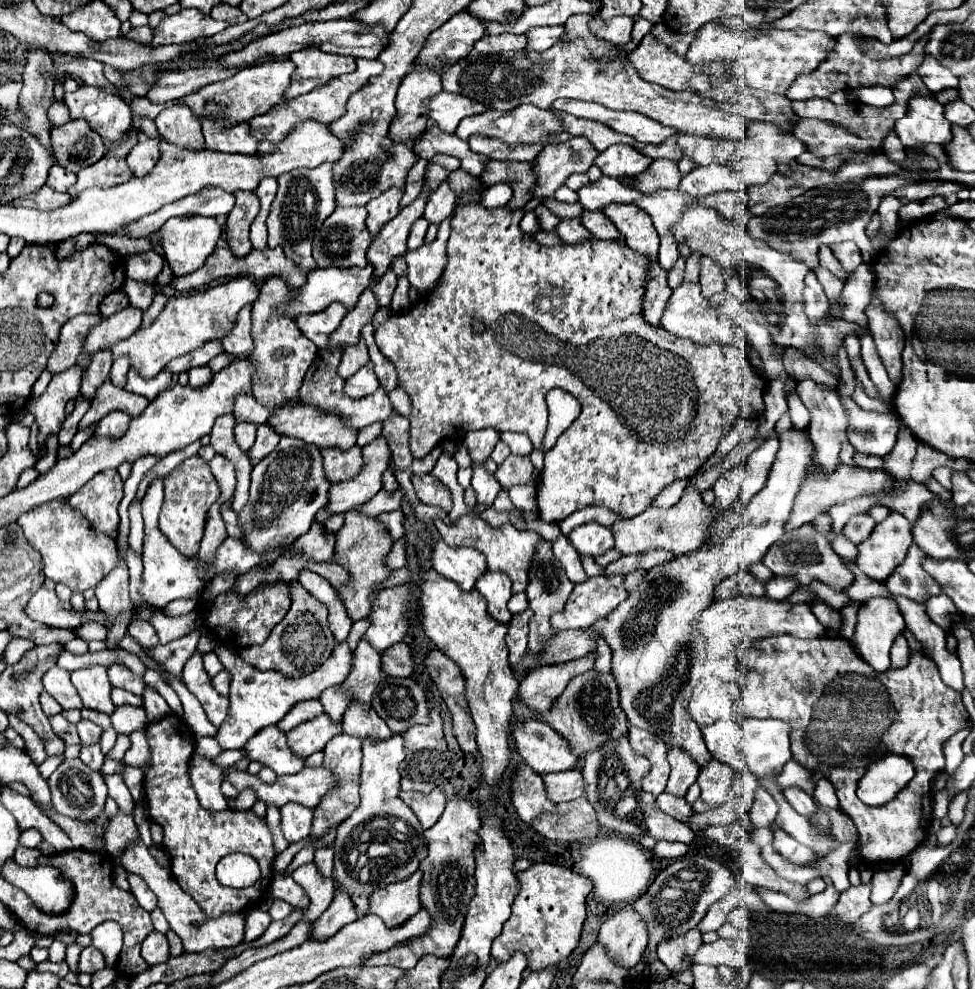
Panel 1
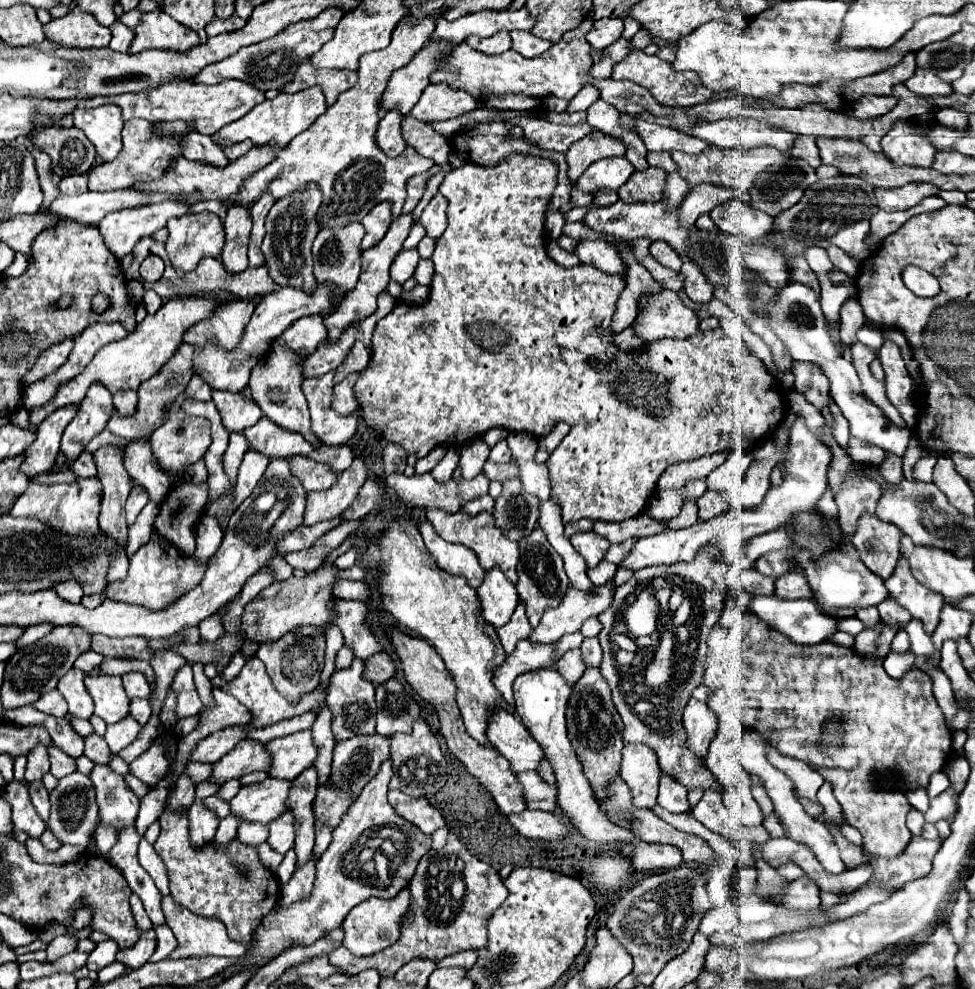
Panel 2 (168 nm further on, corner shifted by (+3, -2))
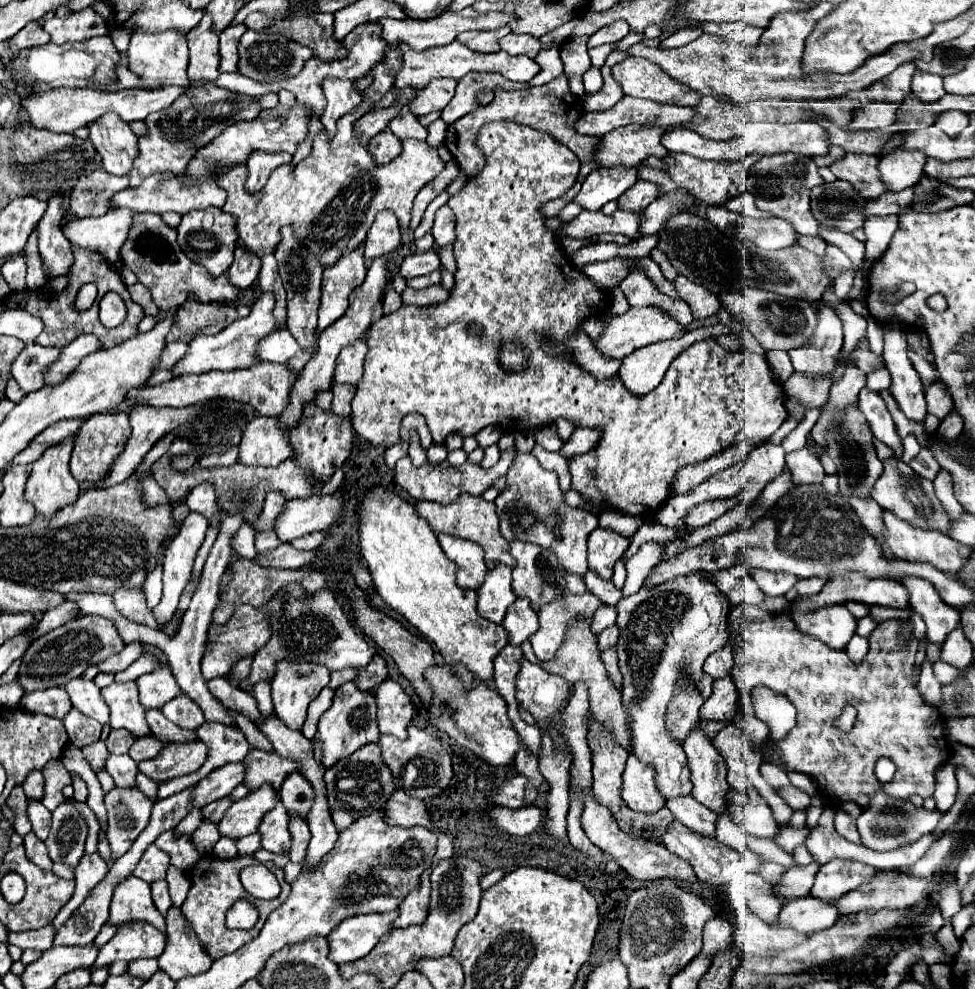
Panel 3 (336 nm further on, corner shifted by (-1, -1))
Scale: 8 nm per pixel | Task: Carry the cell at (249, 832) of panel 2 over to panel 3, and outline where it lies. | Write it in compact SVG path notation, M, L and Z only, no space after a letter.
M255 832L255 834L249 834L249 836L243 836L237 840L237 848L239 848L239 854L255 854L259 848L261 848L261 834Z

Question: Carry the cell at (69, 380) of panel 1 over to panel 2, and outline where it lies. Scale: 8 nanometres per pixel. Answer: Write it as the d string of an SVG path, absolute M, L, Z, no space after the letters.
M73 405L63 407L51 413L41 425L37 425L37 439L25 453L25 461L21 465L21 473L25 473L27 479L53 471L59 455L61 433L69 425L69 421L73 421L75 415L77 415L77 409Z

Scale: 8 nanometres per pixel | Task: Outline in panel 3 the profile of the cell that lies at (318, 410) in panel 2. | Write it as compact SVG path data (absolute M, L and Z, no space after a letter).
M329 388L329 390L319 390L317 396L315 396L317 408L321 408L323 412L331 412L331 398L333 398L331 388Z

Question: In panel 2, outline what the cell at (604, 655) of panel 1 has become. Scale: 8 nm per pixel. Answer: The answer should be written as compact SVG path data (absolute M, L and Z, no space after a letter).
M593 637L593 639L585 639L583 645L581 645L581 651L583 651L583 657L585 657L585 663L587 667L597 667L601 665L601 645L599 641Z

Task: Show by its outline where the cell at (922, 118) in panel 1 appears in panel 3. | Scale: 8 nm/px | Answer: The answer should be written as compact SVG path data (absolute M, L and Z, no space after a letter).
M895 148L881 158L879 172L889 190L901 190L917 184L917 180L923 176L925 160L927 156L919 150Z

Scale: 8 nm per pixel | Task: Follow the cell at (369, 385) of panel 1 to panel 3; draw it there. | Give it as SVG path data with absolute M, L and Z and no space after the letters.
M333 384L333 414L347 418L351 414L351 400L357 386L351 384Z

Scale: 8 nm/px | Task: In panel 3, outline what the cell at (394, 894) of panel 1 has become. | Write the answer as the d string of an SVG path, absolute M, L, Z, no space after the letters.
M391 910L383 914L357 914L343 920L327 938L331 960L343 964L367 956L381 942L381 938L393 930L393 920L397 916L399 912Z

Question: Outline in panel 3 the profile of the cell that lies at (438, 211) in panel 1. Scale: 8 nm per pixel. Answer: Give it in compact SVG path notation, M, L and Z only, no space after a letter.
M447 204L437 210L431 234L435 236L437 246L451 246L453 244L453 240L455 240L455 216Z

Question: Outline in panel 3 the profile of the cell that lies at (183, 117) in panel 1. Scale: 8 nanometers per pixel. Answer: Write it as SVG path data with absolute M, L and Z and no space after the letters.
M399 42L389 44L385 48L383 60L371 68L373 82L361 92L361 104L337 122L337 134L329 140L325 130L319 132L313 138L311 154L295 164L295 167L290 163L276 168L263 190L253 194L245 190L248 177L245 164L227 166L213 172L213 180L217 182L217 186L227 192L223 212L231 214L237 220L239 238L251 252L259 256L265 252L273 252L279 242L279 228L291 224L297 238L311 246L321 256L323 268L327 268L329 264L335 264L341 252L353 250L365 240L367 230L371 228L373 218L379 210L391 208L399 220L399 226L409 226L413 200L419 188L425 182L433 180L445 166L445 162L437 154L437 148L421 140L411 140L405 142L403 152L393 162L377 164L371 158L367 144L355 132L355 122L359 120L359 116L367 114L371 106L377 104L393 88L395 74L401 70L401 62L403 60Z

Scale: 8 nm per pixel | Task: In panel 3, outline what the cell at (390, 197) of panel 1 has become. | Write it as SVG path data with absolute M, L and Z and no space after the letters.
M381 210L367 232L365 258L373 260L377 256L393 252L401 242L401 228L391 210Z

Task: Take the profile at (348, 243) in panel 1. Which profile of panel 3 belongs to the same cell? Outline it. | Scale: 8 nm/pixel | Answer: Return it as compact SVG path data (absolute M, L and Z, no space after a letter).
M363 244L355 250L343 252L343 256L331 266L323 270L321 282L321 306L319 306L319 330L333 324L347 310L347 298L353 288L363 284L367 274L367 266L363 260Z

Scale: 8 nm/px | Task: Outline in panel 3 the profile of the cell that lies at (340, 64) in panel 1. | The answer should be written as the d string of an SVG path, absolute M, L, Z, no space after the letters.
M325 78L323 94L327 98L327 106L321 116L321 124L325 126L327 134L333 136L337 120L351 108L355 108L361 102L361 96L357 96L355 80L343 80L343 78L329 78L329 80Z

